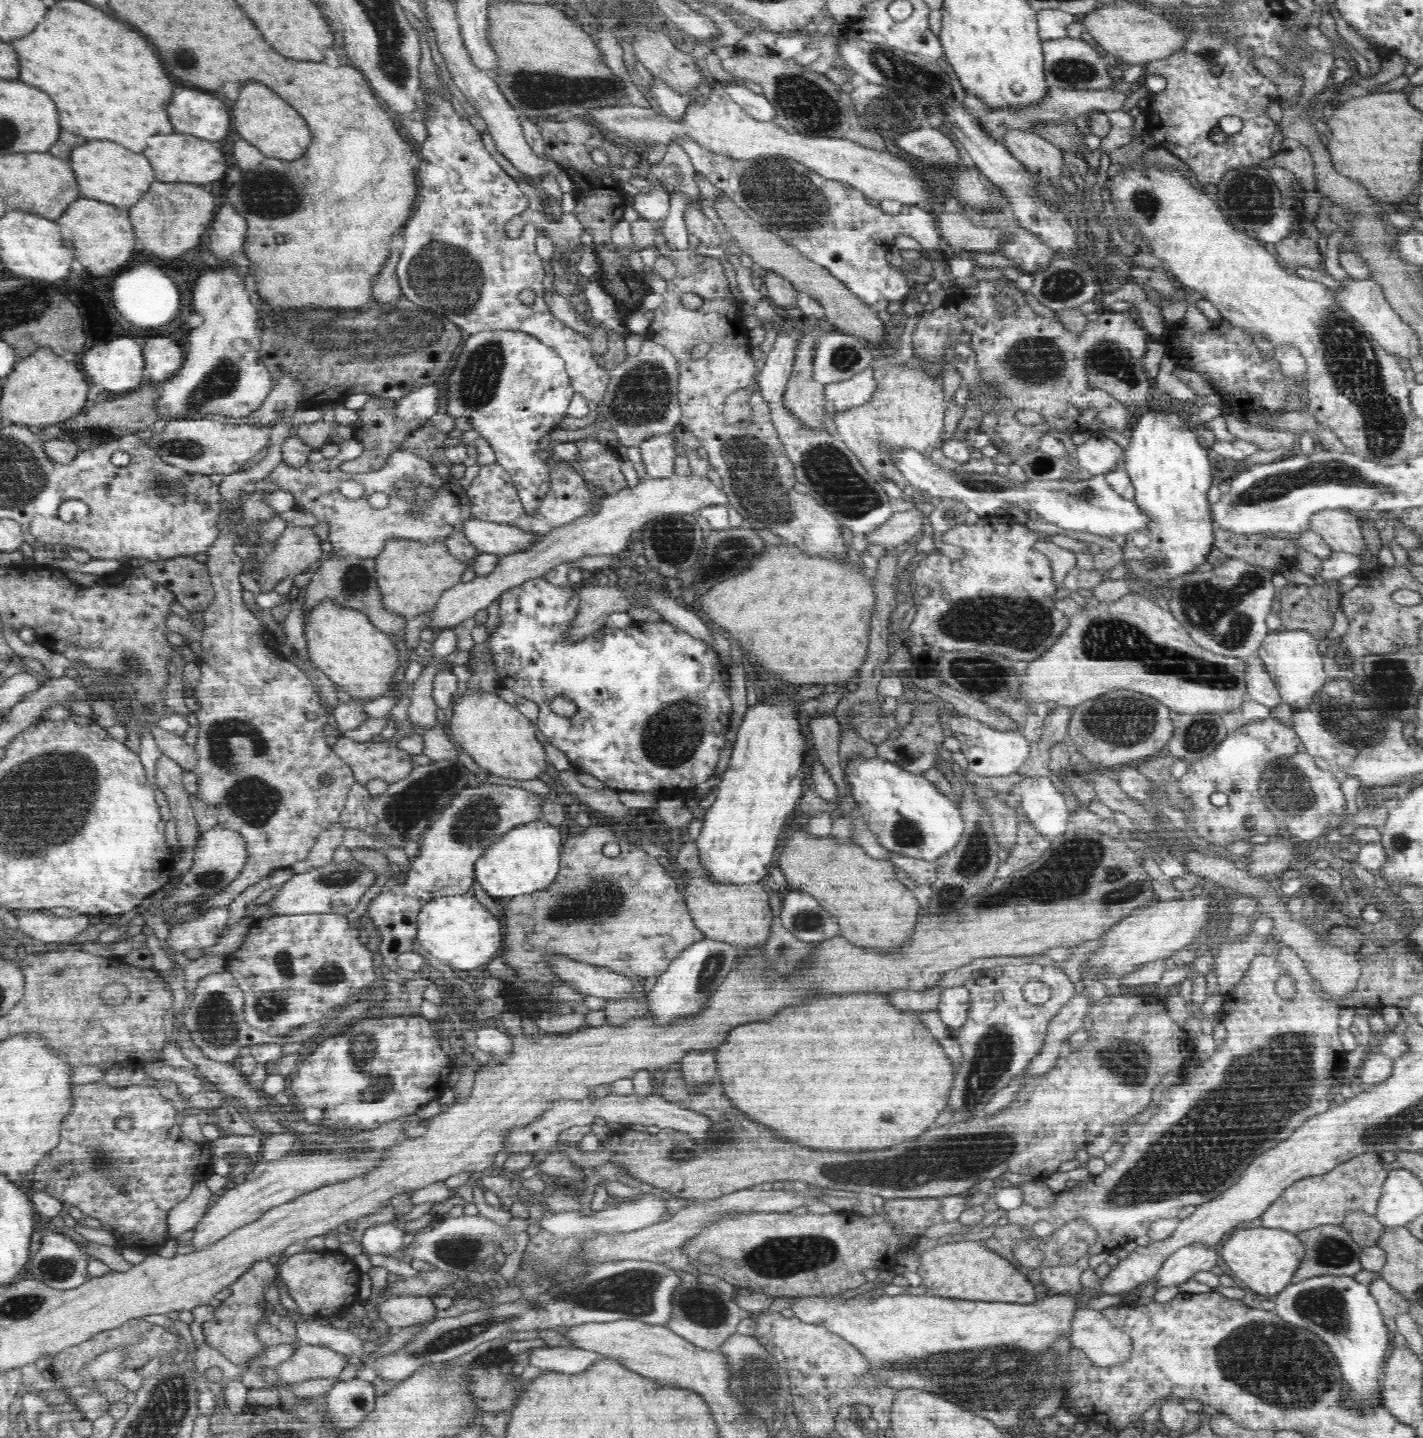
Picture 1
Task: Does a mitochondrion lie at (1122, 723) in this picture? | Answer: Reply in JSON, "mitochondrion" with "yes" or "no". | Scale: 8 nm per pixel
{"mitochondrion":"yes"}

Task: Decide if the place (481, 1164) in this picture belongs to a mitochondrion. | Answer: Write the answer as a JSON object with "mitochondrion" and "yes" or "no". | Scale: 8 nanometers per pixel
{"mitochondrion":"no"}

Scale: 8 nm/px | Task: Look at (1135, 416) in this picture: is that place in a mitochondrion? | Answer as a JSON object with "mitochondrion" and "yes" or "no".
{"mitochondrion":"no"}

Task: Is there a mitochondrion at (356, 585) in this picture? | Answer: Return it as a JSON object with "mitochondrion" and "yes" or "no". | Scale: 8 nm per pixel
{"mitochondrion":"yes"}

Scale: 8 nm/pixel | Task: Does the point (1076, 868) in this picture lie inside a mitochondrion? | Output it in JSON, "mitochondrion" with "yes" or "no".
{"mitochondrion":"yes"}

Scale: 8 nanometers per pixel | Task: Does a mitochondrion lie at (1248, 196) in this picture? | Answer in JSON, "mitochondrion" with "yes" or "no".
{"mitochondrion":"yes"}

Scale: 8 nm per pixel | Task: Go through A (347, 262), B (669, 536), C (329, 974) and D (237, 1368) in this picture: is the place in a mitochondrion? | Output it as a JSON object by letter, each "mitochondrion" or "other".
{"A":"other","B":"mitochondrion","C":"mitochondrion","D":"other"}

